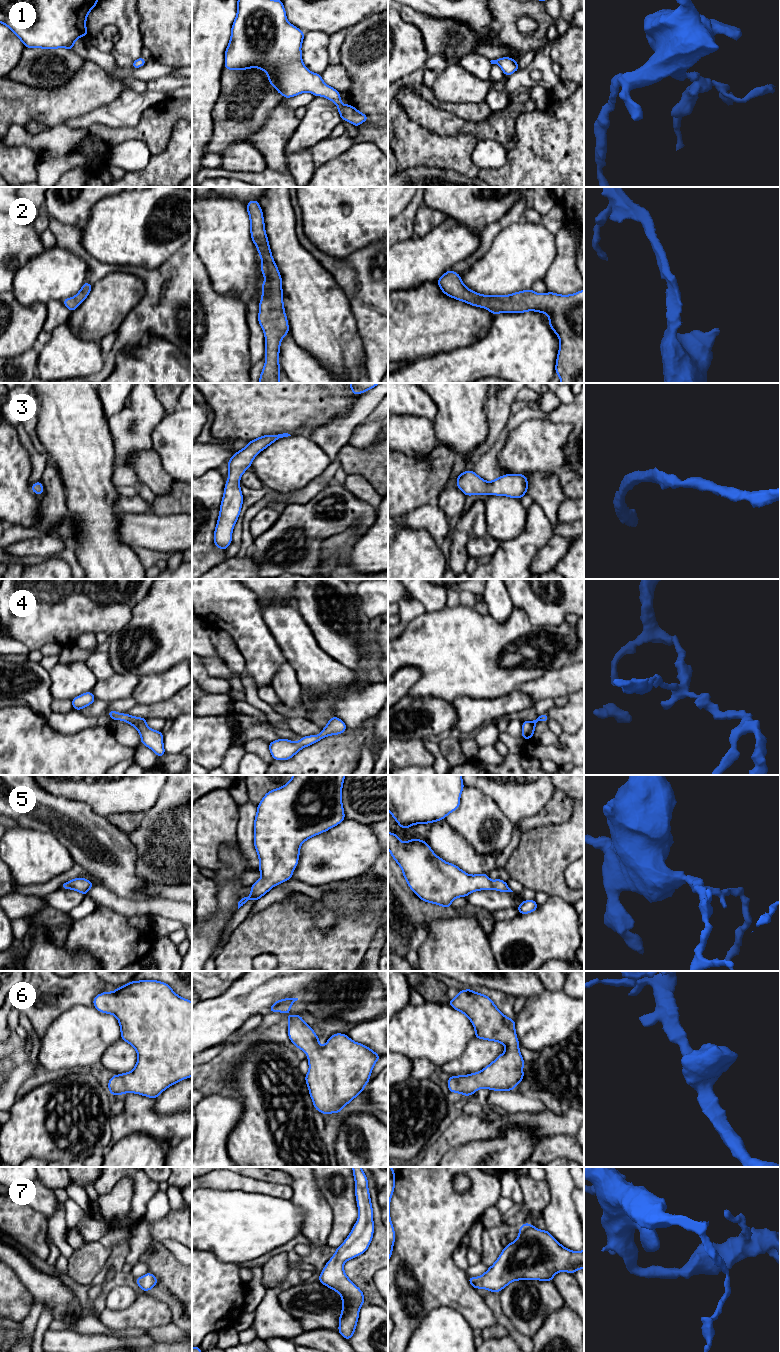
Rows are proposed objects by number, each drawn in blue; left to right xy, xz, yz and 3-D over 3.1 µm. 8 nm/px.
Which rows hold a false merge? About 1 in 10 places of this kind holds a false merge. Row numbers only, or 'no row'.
no row

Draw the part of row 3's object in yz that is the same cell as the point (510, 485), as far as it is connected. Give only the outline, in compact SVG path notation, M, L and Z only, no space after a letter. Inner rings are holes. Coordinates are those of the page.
M474 471L462 472L456 481L458 488L466 495L503 495L520 499L526 495L528 481L524 474L506 474L487 482Z

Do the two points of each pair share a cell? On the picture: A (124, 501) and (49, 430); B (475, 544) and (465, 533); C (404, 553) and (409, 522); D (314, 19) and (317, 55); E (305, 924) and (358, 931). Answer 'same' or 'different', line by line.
A: different
B: different
C: different
D: different
E: same

